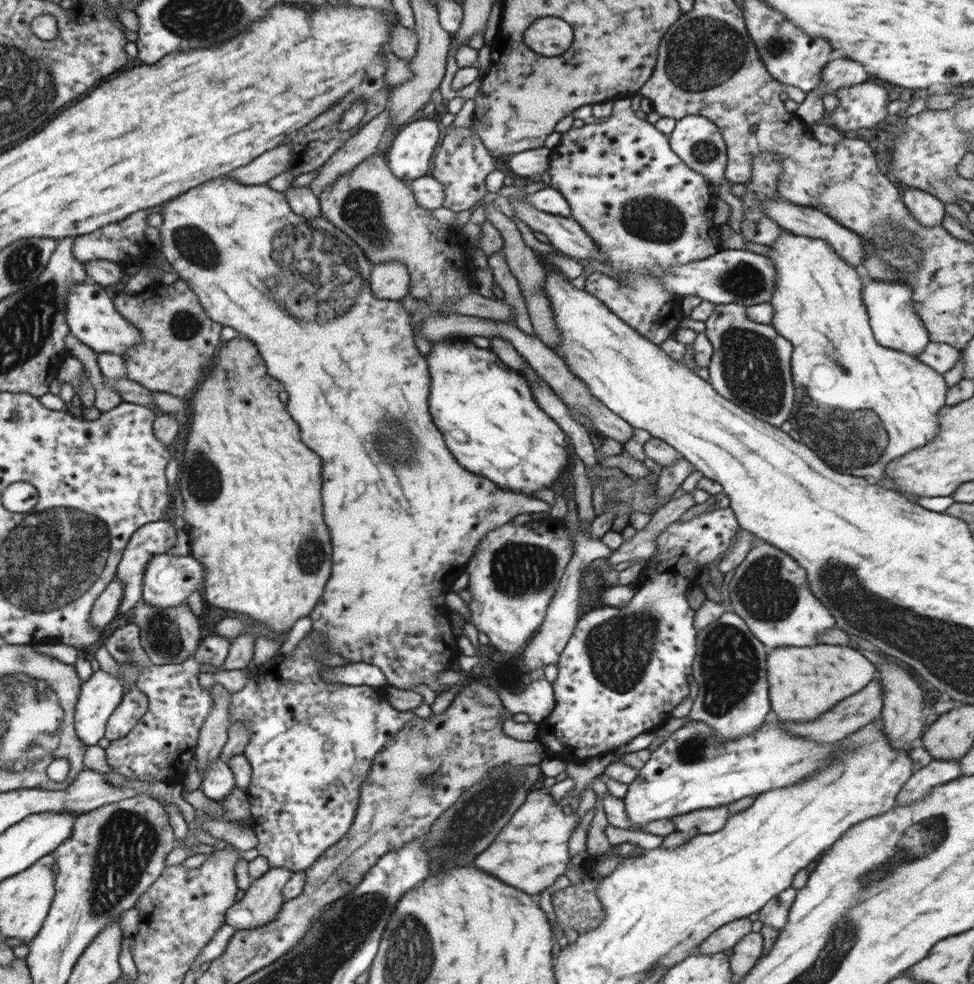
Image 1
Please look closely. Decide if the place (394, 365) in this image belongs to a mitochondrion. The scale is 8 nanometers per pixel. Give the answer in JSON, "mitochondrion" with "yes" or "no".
{"mitochondrion":"no"}

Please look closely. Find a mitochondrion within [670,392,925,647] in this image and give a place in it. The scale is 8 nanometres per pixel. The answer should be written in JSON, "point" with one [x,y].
{"point":[862,436]}

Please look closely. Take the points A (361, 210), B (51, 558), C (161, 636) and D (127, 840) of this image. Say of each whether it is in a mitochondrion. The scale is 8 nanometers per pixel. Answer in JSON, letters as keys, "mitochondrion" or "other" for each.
{"A":"mitochondrion","B":"mitochondrion","C":"mitochondrion","D":"mitochondrion"}

